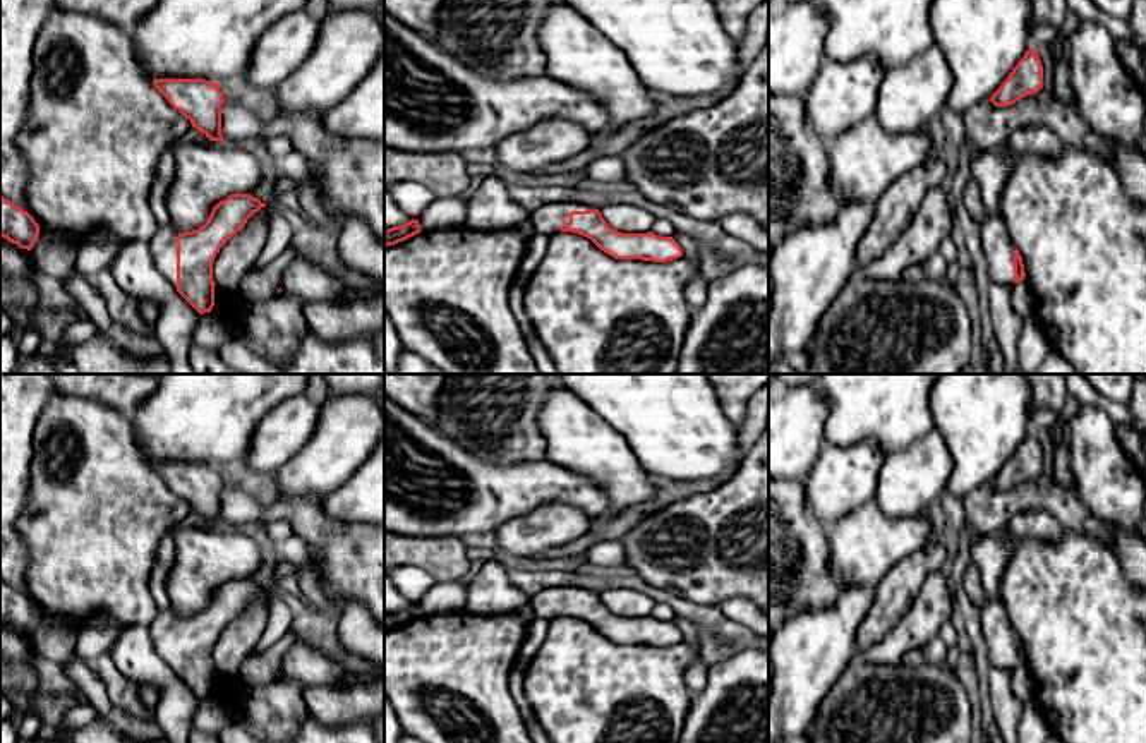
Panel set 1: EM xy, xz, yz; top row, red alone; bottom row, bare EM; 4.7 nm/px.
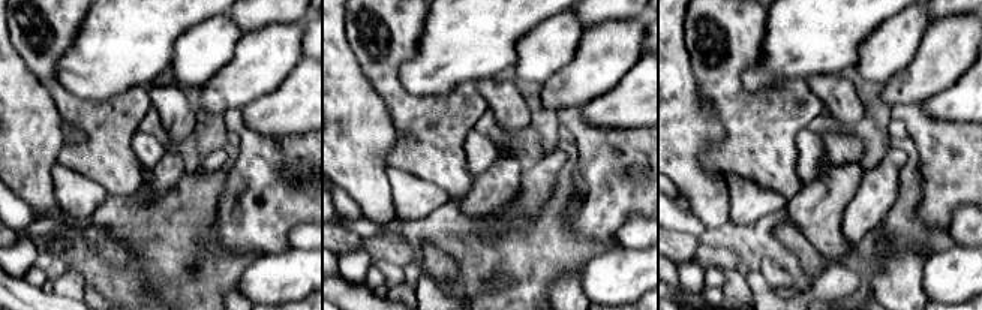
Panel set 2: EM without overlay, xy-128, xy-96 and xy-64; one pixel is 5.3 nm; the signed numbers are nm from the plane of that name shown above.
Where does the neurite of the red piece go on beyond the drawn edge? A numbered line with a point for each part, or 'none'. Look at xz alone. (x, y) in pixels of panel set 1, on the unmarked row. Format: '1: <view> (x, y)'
1: xz (548, 604)

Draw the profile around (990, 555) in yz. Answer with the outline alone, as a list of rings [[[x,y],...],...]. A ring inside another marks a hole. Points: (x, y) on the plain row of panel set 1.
[[[1005,534],[971,541],[969,559],[978,568],[986,597],[1000,601],[1005,566],[1014,553],[1014,541]]]

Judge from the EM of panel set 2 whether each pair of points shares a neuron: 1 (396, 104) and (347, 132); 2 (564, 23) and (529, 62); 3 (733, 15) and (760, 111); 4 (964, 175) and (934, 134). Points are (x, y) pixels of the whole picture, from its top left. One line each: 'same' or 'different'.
1: different
2: same
3: same
4: same

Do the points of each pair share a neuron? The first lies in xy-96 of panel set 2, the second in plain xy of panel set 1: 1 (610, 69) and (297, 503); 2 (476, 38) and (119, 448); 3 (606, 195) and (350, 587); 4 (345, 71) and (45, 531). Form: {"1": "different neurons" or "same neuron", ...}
{"1": "different neurons", "2": "different neurons", "3": "same neuron", "4": "different neurons"}

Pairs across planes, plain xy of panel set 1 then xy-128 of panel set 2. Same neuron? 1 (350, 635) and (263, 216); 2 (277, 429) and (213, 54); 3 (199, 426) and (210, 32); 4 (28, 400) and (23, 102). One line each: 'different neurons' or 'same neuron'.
1: different neurons
2: same neuron
3: different neurons
4: same neuron

